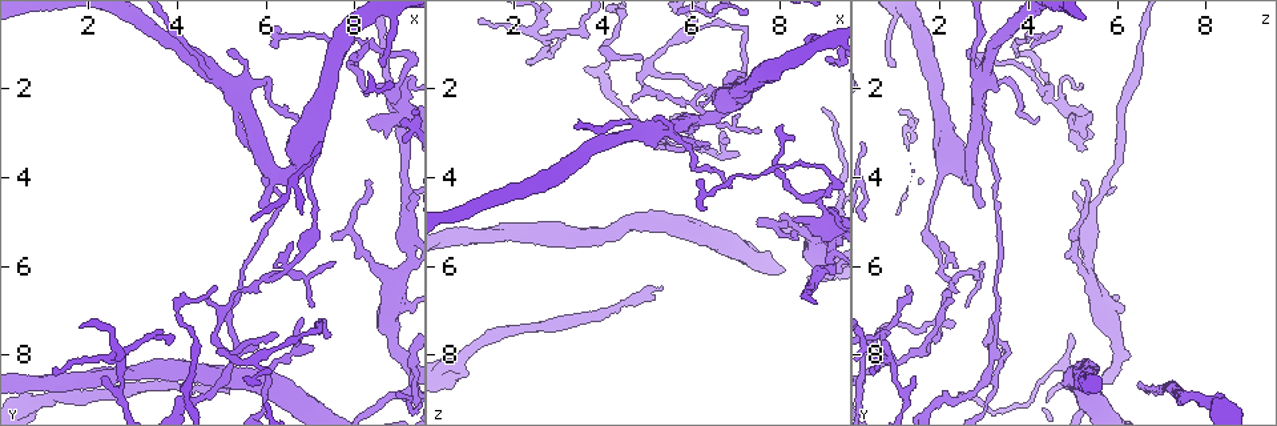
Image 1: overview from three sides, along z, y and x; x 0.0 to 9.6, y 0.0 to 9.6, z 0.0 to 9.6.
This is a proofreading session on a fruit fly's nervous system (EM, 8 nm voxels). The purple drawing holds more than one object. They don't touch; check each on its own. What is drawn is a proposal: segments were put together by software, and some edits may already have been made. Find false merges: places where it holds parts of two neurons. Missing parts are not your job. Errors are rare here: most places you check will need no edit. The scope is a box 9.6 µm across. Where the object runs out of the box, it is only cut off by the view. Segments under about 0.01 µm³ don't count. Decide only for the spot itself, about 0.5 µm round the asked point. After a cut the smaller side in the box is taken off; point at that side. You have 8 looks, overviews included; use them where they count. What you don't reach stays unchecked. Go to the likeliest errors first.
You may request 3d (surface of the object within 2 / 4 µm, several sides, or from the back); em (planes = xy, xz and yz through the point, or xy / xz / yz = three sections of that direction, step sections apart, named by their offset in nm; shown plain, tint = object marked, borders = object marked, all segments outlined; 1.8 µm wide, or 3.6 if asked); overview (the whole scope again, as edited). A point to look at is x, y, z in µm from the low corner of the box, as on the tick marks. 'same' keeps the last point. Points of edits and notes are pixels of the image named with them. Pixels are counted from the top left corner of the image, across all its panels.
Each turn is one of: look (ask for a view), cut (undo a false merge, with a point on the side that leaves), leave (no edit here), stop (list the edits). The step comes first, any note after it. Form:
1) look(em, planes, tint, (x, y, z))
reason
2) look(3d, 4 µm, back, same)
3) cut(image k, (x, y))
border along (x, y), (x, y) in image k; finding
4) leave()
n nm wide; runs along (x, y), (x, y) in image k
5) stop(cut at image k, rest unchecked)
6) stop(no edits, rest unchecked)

look(em, xz, step 16, tint, (4.70, 1.50, 2.95))
thick turns thin

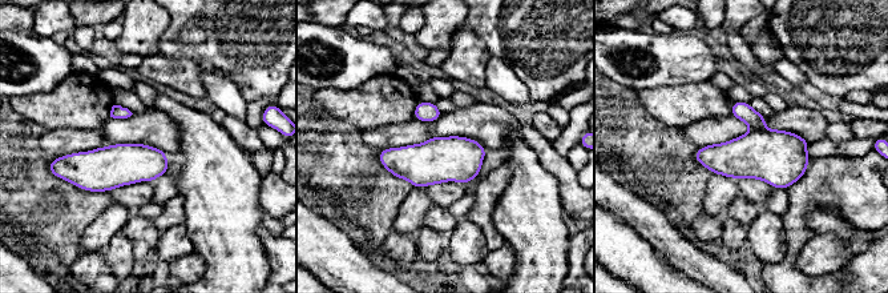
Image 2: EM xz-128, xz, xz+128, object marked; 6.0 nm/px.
cut(image 2, (739, 109))
200 nm wide; border along (753, 128), (766, 129) in image 2; two neurons meet here

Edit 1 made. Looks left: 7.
look(overview)

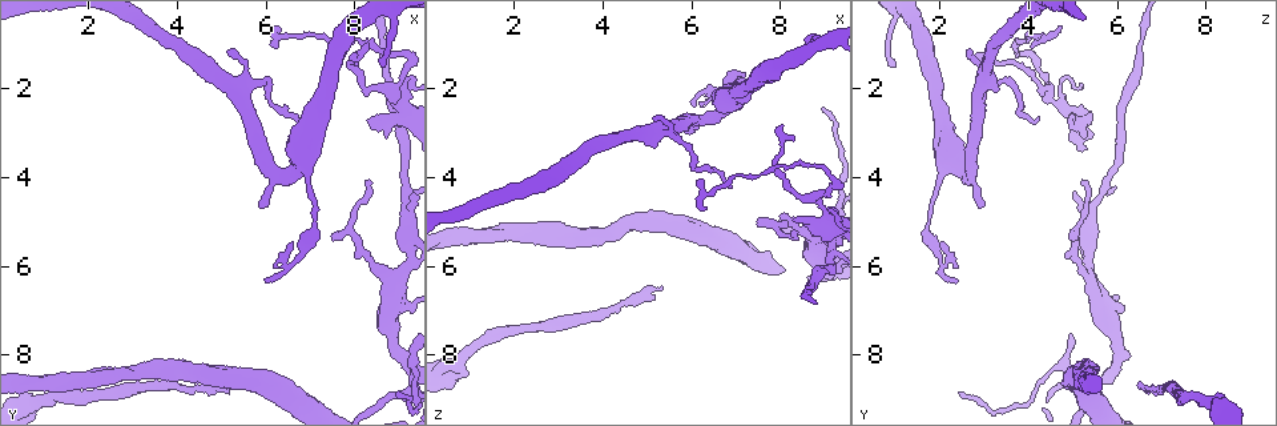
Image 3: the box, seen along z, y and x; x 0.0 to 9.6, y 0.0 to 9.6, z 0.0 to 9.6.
look(3d, 2 µm, (8.85, 2.05, 4.40))
three-way junction

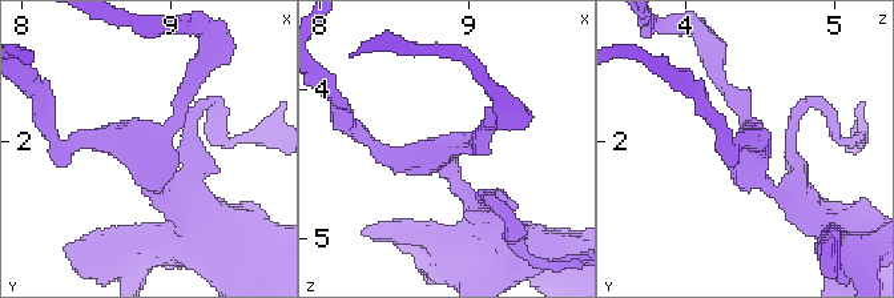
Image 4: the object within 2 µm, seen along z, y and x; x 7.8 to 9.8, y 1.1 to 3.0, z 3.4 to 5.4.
look(em, planes, plain, (8.88, 2.04, 4.38))
3 arms

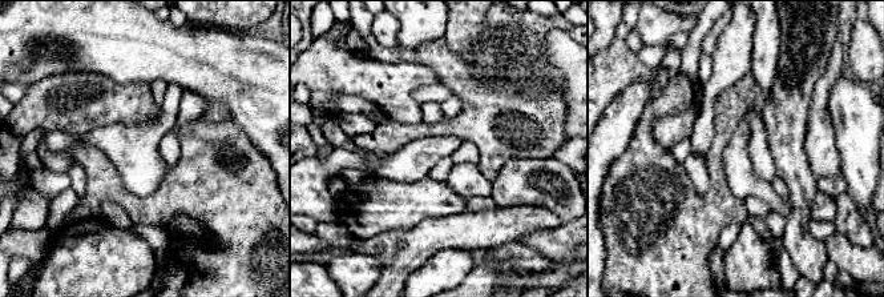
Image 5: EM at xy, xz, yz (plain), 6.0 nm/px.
look(em, planes, tint, same)
with the object marked

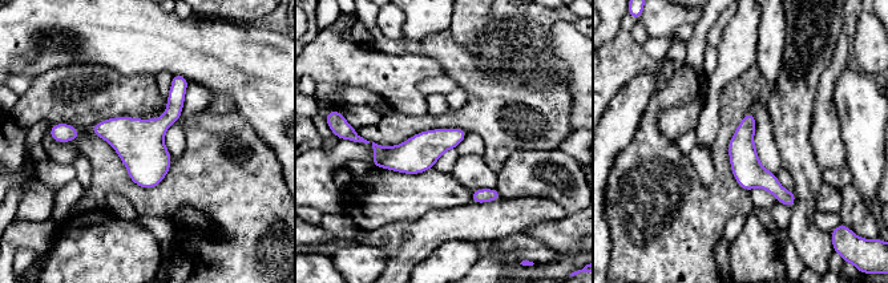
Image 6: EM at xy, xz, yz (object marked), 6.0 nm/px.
leave()
180 nm wide; one neuron here

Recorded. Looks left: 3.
stop(cut at image 2, rest unchecked)

